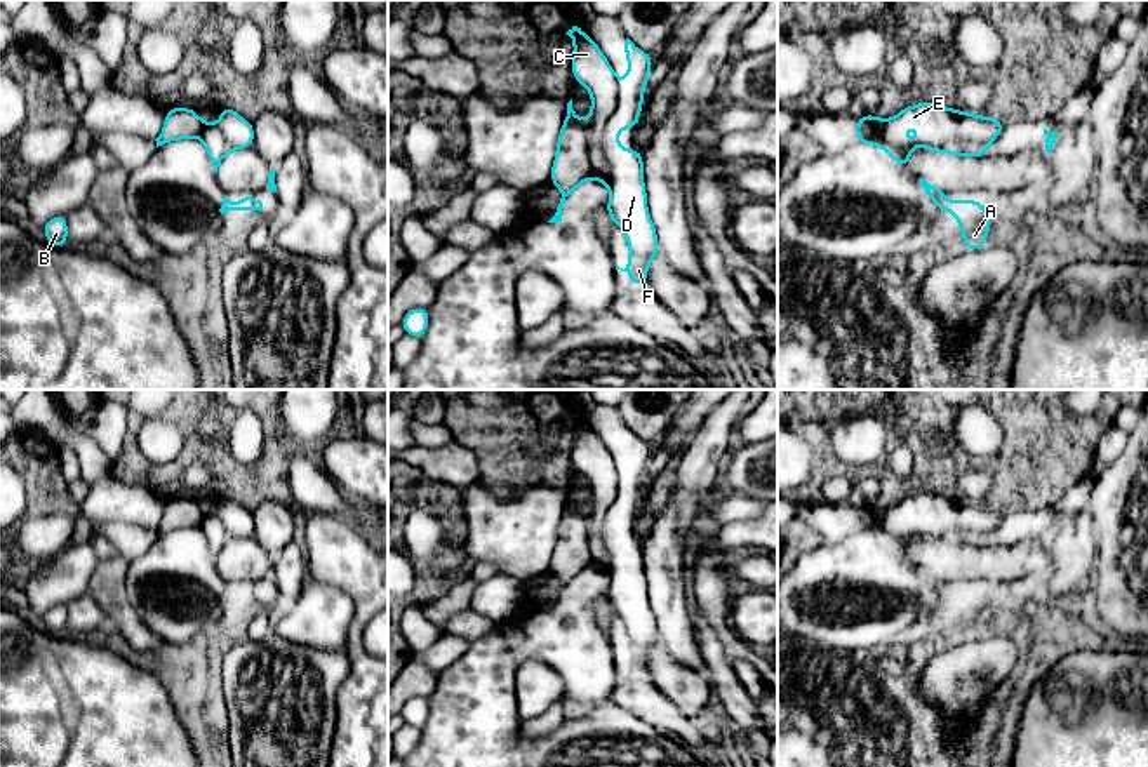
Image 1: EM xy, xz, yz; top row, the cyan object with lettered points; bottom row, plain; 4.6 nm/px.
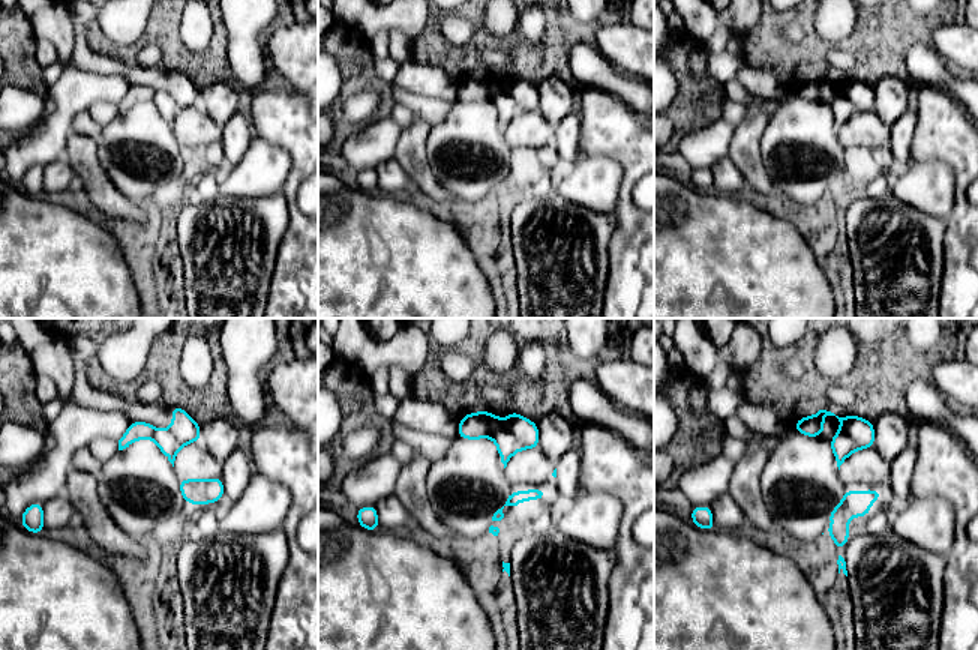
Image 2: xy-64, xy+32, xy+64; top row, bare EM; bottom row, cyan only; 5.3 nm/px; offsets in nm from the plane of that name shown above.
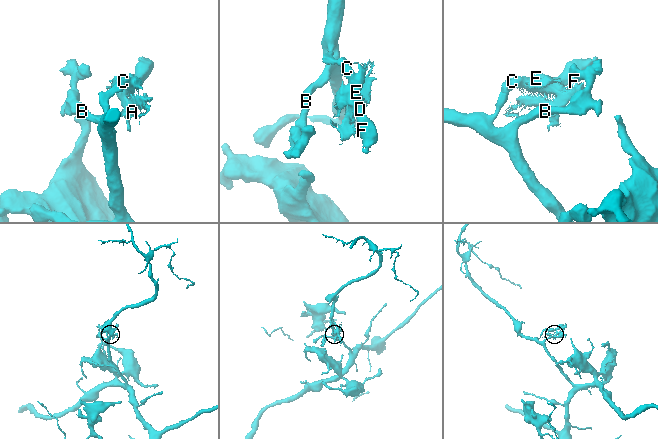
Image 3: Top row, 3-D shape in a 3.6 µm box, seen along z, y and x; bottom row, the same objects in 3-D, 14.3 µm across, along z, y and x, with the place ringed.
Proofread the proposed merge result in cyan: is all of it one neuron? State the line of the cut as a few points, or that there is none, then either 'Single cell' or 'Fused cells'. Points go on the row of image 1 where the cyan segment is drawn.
Split along xy (226, 117), (226, 134), (232, 138), (237, 129), (244, 146). Fused cells

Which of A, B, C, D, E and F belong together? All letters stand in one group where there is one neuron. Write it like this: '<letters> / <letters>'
A B C E / D F

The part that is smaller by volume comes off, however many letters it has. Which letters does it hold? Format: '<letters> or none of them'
D, F

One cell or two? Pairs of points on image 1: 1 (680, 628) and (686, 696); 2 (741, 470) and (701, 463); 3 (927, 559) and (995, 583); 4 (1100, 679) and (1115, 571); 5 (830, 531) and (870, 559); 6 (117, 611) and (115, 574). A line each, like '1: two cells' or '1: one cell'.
1: one cell
2: two cells
3: one cell
4: two cells
5: two cells
6: one cell

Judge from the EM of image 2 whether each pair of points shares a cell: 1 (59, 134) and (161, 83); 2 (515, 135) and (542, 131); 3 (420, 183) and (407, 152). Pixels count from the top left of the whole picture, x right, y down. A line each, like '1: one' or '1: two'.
1: two
2: one
3: one

